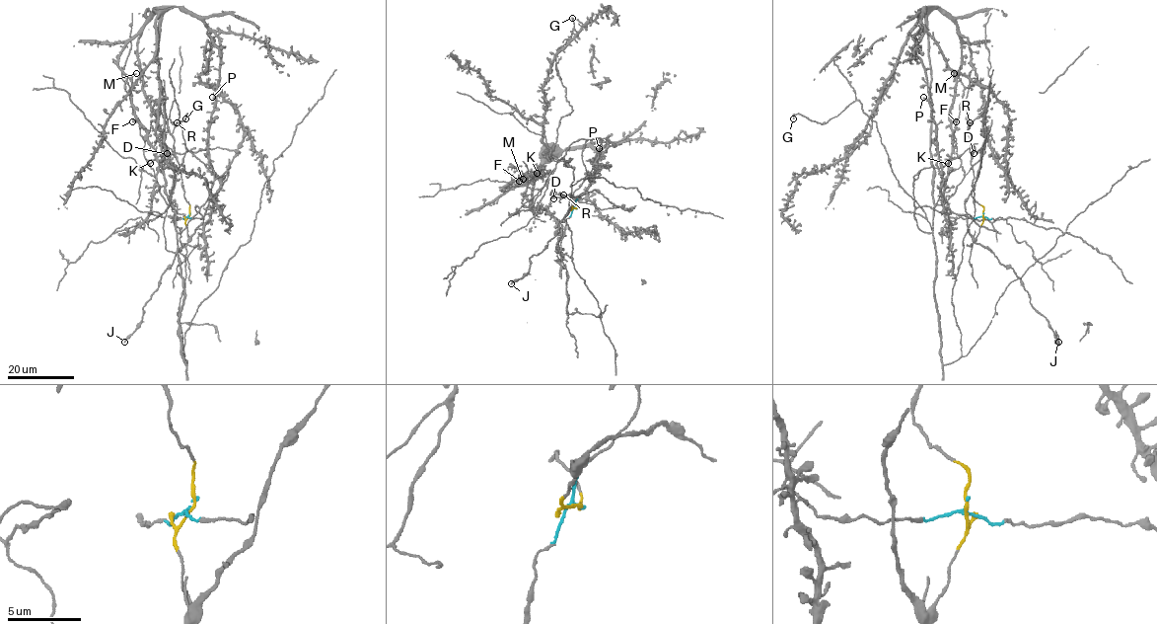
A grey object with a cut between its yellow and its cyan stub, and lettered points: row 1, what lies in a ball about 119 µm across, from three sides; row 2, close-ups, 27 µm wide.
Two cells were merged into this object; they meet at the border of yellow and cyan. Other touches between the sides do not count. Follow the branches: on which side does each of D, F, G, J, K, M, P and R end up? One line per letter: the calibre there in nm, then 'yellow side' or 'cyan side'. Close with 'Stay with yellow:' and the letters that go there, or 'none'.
D: 200 nm | yellow side
F: 500 nm | cyan side
G: 170 nm | cyan side
J: 220 nm | yellow side
K: 220 nm | cyan side
M: 180 nm | cyan side
P: 200 nm | cyan side
R: 190 nm | yellow side
Stay with yellow: D, J, R

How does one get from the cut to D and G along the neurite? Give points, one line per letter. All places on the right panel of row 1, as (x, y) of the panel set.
D: (982, 215), (983, 207), (972, 195), (973, 153)
G: (982, 215), (914, 209), (935, 252), (924, 210), (900, 185), (859, 101), (827, 121), (793, 118)

